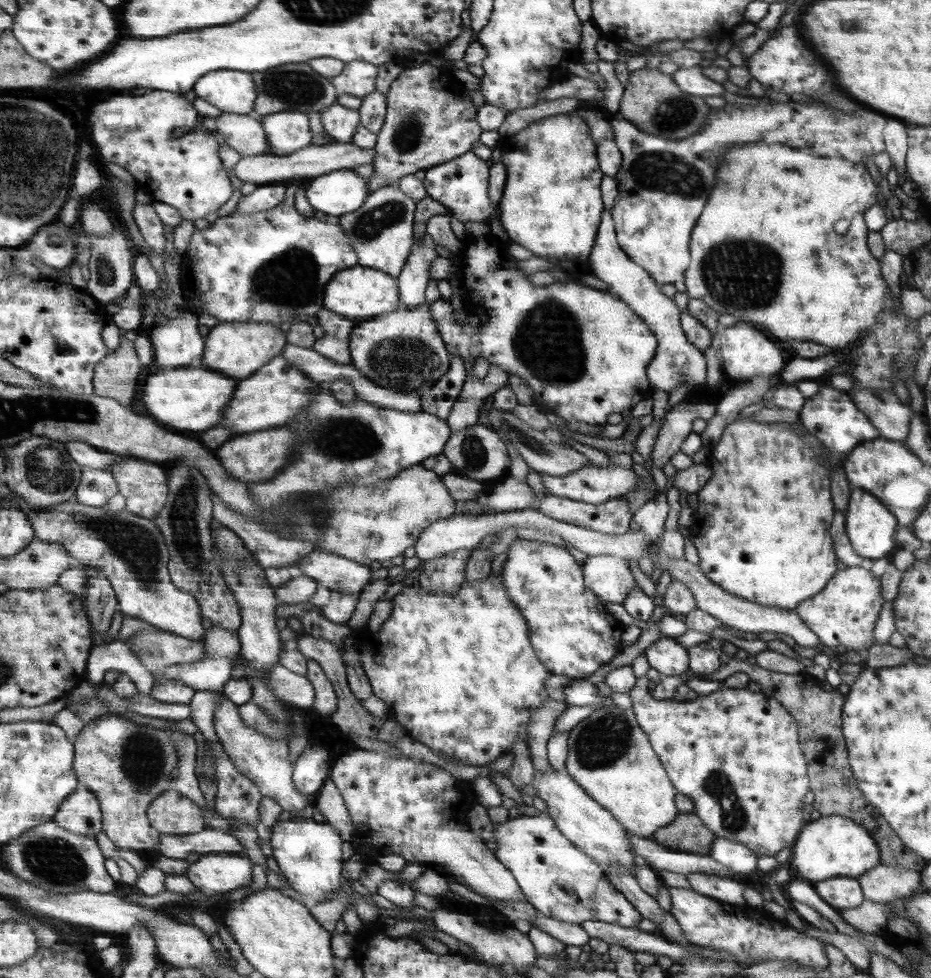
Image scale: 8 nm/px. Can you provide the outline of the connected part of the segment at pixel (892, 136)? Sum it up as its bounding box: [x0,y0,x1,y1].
[884,118,907,177]

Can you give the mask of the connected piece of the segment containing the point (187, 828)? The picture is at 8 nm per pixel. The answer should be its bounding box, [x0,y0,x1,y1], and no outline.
[148,789,206,835]

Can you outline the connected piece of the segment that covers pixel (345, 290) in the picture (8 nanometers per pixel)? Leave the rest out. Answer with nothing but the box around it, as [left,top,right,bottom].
[326,265,400,323]

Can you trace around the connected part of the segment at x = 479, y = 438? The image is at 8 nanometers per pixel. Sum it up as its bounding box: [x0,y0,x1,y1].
[442,422,510,482]

